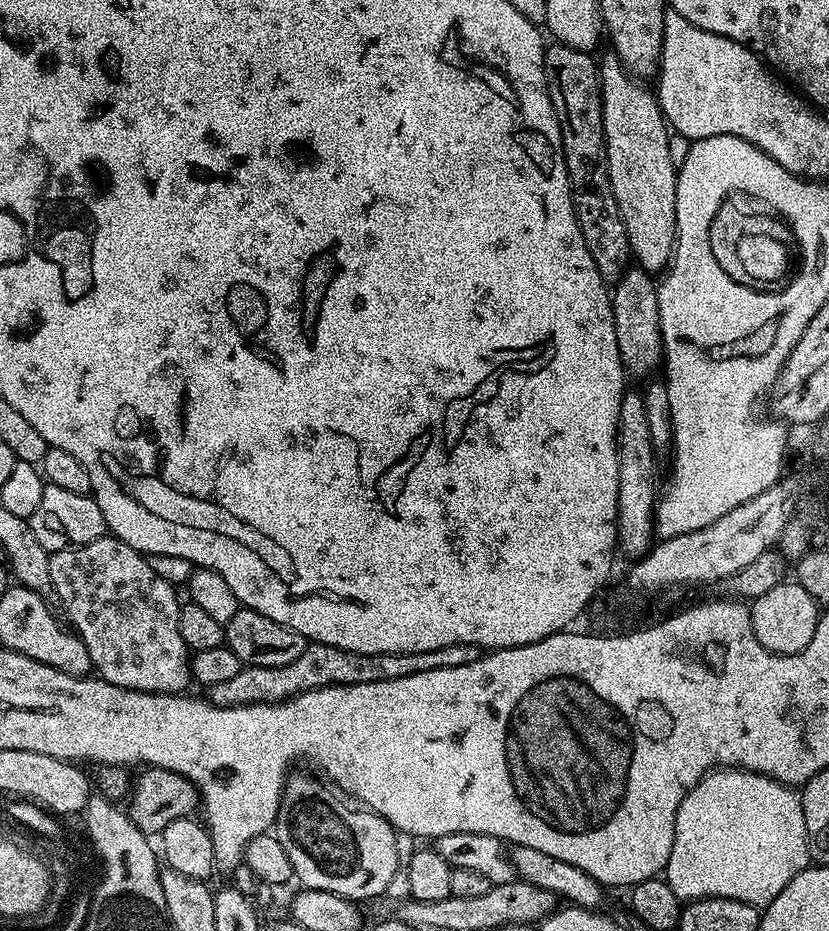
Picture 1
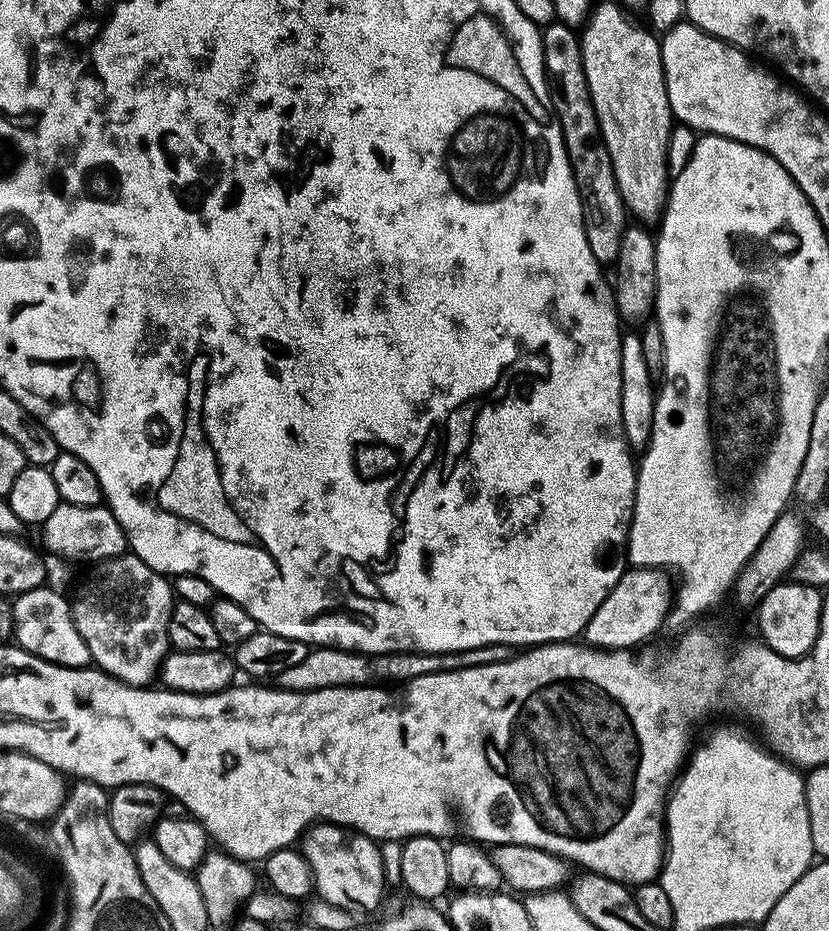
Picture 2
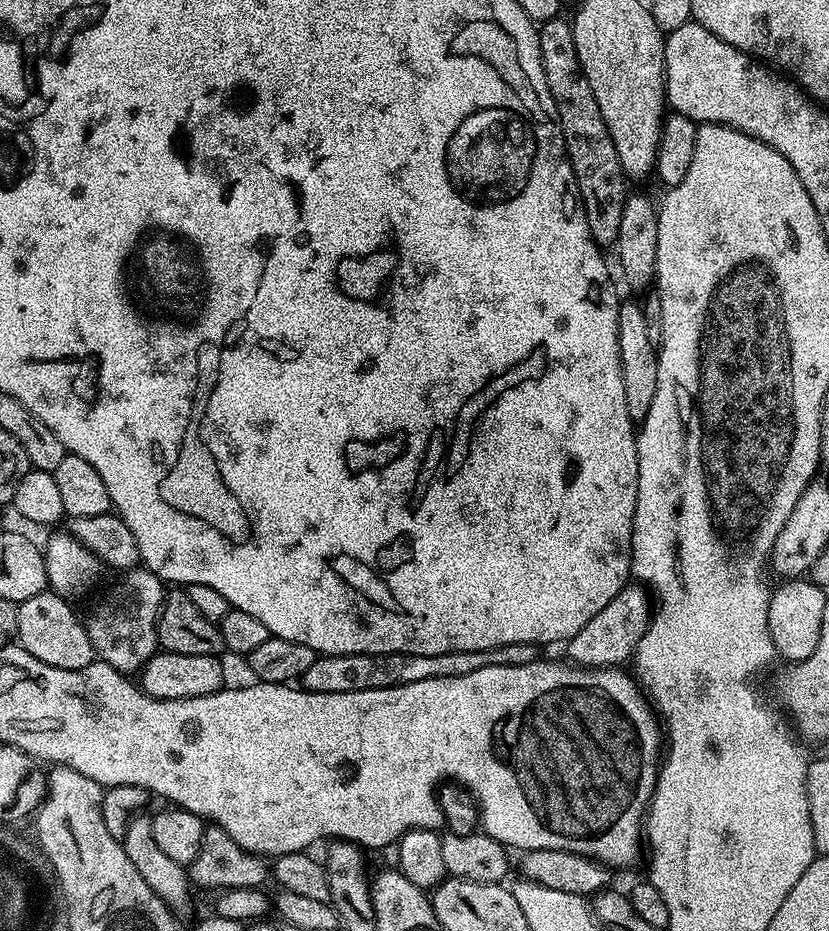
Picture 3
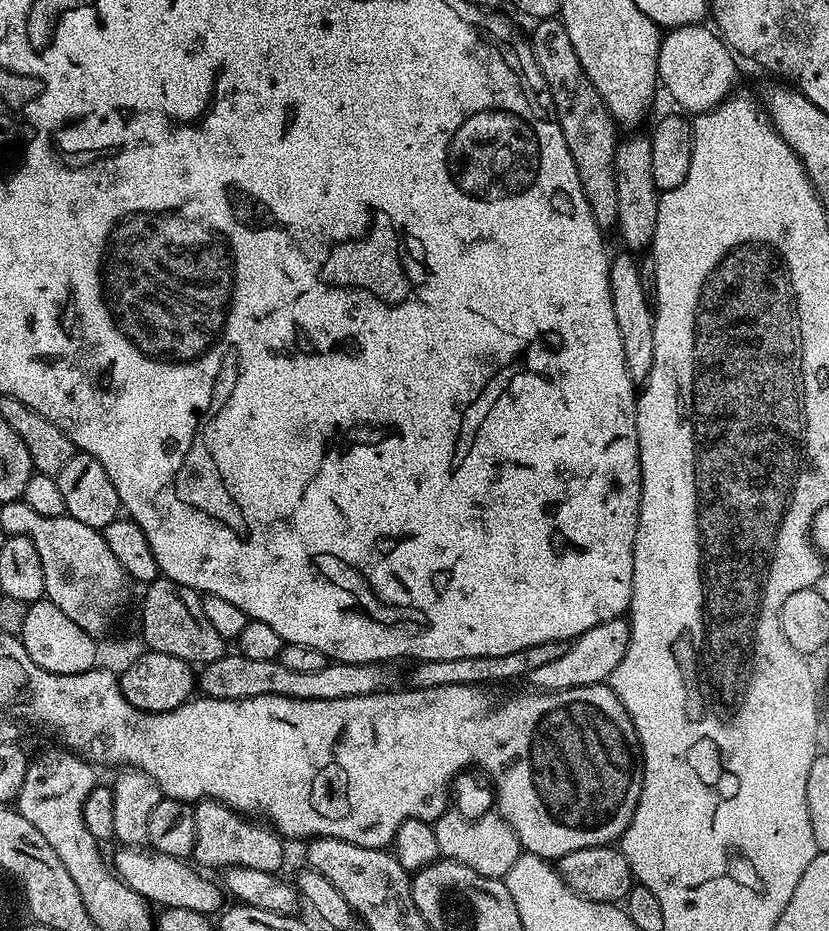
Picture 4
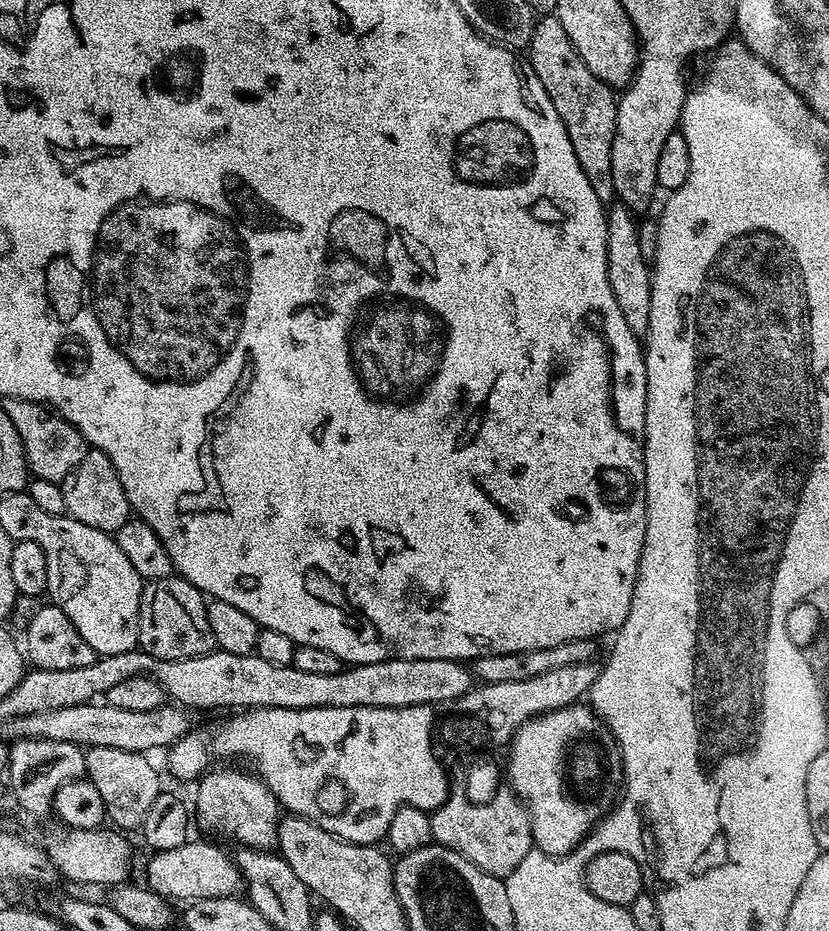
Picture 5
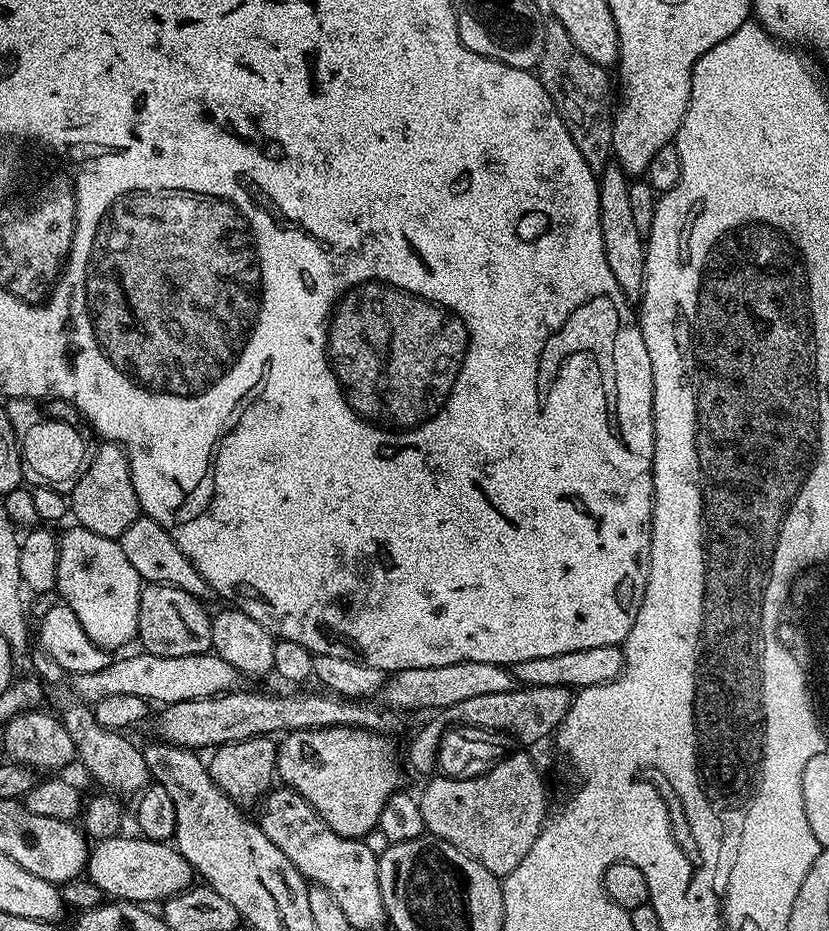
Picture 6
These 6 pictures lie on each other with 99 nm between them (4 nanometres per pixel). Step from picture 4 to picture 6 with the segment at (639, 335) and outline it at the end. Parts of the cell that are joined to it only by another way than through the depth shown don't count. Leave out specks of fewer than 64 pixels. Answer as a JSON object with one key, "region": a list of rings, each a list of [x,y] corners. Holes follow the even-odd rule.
{"region":[[[612,162],[604,169],[598,180],[600,186],[600,225],[602,226],[602,246],[606,250],[606,263],[610,266],[618,286],[622,286],[629,301],[636,302],[644,295],[644,271],[646,270],[646,240],[639,236],[633,211],[630,206],[630,180],[620,165]]]}

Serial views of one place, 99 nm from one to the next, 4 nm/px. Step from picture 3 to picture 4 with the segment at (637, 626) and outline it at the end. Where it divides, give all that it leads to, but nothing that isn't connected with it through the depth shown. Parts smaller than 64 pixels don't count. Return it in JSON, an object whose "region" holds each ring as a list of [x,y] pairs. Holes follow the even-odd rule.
{"region":[[[621,618],[602,622],[598,626],[586,630],[568,644],[566,654],[562,654],[562,658],[554,658],[554,662],[546,662],[546,666],[538,666],[538,670],[531,672],[526,678],[527,683],[532,683],[529,685],[533,689],[546,692],[605,683],[618,666],[618,662],[622,662],[622,658],[626,654],[629,627],[629,621]]]}

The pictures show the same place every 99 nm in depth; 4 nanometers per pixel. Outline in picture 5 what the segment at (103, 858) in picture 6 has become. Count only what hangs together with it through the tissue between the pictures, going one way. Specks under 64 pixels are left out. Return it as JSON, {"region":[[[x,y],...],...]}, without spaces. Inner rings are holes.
{"region":[[[189,839],[187,844],[174,846],[174,850],[153,851],[144,868],[143,883],[151,892],[169,901],[191,902],[202,898],[226,898],[240,896],[244,888],[244,875],[231,855],[227,856],[221,845],[207,844],[204,840]]]}

